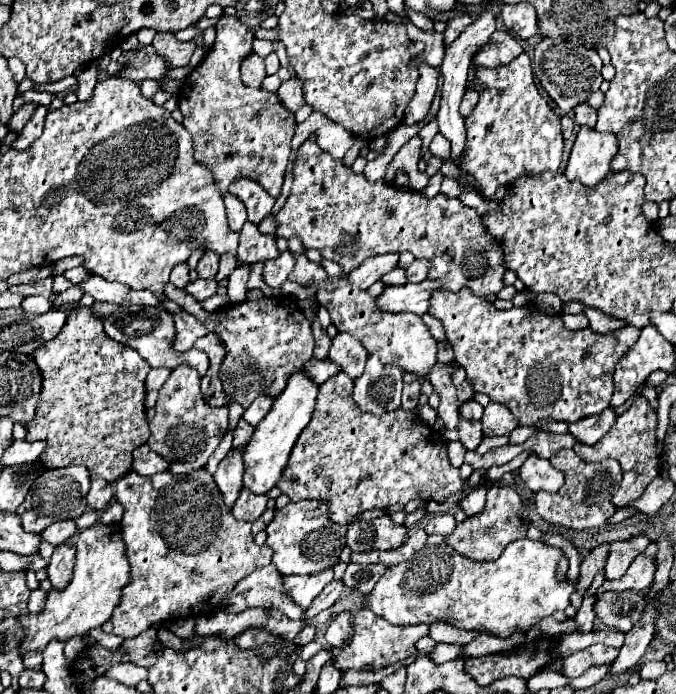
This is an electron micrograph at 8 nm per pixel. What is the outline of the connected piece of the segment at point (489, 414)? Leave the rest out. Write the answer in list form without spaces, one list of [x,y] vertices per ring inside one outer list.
[[[496,401],[488,403],[488,407],[484,409],[484,415],[482,415],[480,421],[482,421],[482,431],[488,437],[508,435],[514,427],[518,427],[516,419],[512,419],[510,409],[502,403],[496,403]]]

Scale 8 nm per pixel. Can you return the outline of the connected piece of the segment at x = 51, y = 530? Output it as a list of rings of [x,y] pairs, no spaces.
[[[66,519],[66,521],[58,521],[58,523],[52,523],[50,527],[46,527],[46,529],[40,533],[40,537],[42,537],[46,543],[50,543],[50,545],[56,547],[58,543],[68,541],[76,531],[78,531],[76,523],[74,523],[72,519]]]

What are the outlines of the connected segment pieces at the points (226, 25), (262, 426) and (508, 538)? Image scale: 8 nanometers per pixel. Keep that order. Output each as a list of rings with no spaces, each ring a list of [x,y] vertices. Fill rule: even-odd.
[[[222,15],[216,25],[216,41],[204,61],[182,81],[176,99],[184,115],[182,125],[192,135],[196,163],[212,171],[218,191],[224,195],[228,185],[248,177],[258,181],[272,197],[280,195],[290,141],[298,127],[294,113],[280,105],[276,93],[248,89],[240,79],[240,63],[252,51],[252,31],[236,17]]]
[[[296,369],[288,383],[286,389],[274,399],[272,409],[266,413],[266,417],[256,425],[256,431],[248,445],[242,451],[242,461],[244,461],[244,489],[250,493],[266,495],[276,481],[280,479],[280,471],[284,471],[290,451],[296,443],[296,437],[302,433],[302,429],[308,425],[312,411],[314,411],[314,401],[316,401],[318,385],[306,377],[300,369]]]
[[[490,487],[488,499],[482,513],[476,513],[472,517],[466,517],[462,523],[456,525],[452,535],[444,539],[448,547],[458,551],[460,555],[468,555],[476,561],[490,561],[498,559],[500,553],[506,549],[508,543],[522,539],[526,535],[526,529],[530,525],[526,505],[520,501],[520,495],[512,487]]]

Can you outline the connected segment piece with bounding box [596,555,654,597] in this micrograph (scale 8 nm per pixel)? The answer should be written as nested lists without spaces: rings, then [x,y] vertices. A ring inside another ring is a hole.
[[[638,555],[636,561],[628,567],[628,571],[620,579],[616,581],[606,579],[604,585],[598,587],[596,597],[602,597],[608,591],[626,591],[626,589],[640,591],[640,589],[646,589],[652,583],[652,579],[654,579],[654,559]]]

